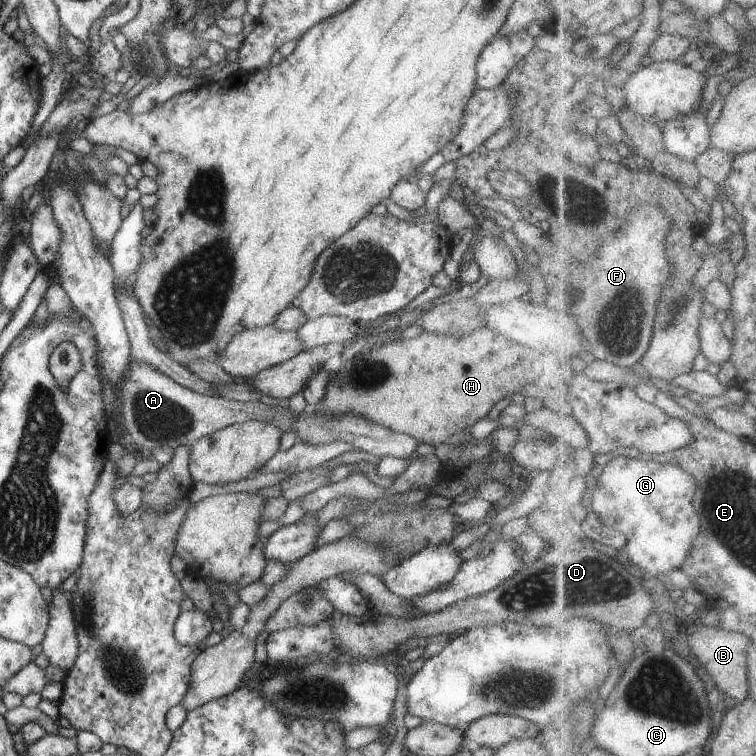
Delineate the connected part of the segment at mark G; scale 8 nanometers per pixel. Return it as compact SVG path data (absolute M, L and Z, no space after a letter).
M618 455L609 461L594 484L594 508L598 516L607 526L628 536L628 555L640 572L664 579L670 572L681 570L686 565L690 554L693 554L698 536L702 534L702 516L694 506L694 498L698 492L698 480L694 478L694 474L690 474L682 466Z

